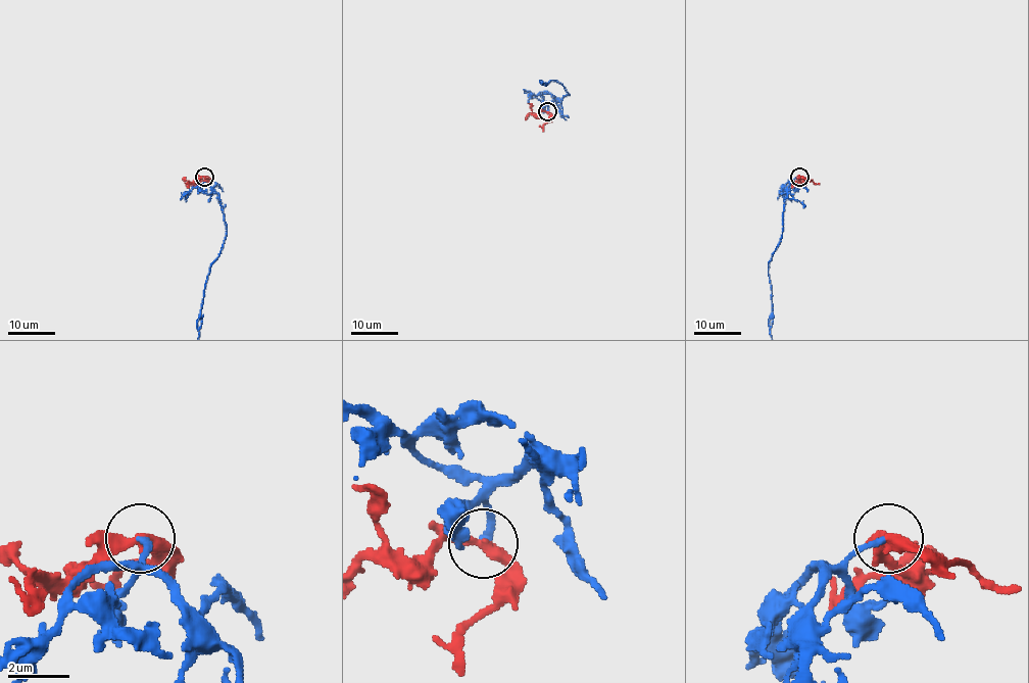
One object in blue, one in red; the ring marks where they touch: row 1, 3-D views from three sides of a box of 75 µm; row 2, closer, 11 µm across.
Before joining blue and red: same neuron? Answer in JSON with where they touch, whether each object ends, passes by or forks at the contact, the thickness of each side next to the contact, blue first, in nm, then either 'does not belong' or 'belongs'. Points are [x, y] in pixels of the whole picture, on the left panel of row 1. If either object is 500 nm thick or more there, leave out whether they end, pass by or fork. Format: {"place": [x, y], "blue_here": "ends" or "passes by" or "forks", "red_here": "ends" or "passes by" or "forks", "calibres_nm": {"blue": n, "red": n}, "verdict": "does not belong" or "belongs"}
{"place": [204, 177], "blue_here": "ends", "red_here": "passes by", "calibres_nm": {"blue": 190, "red": 360}, "verdict": "belongs"}

